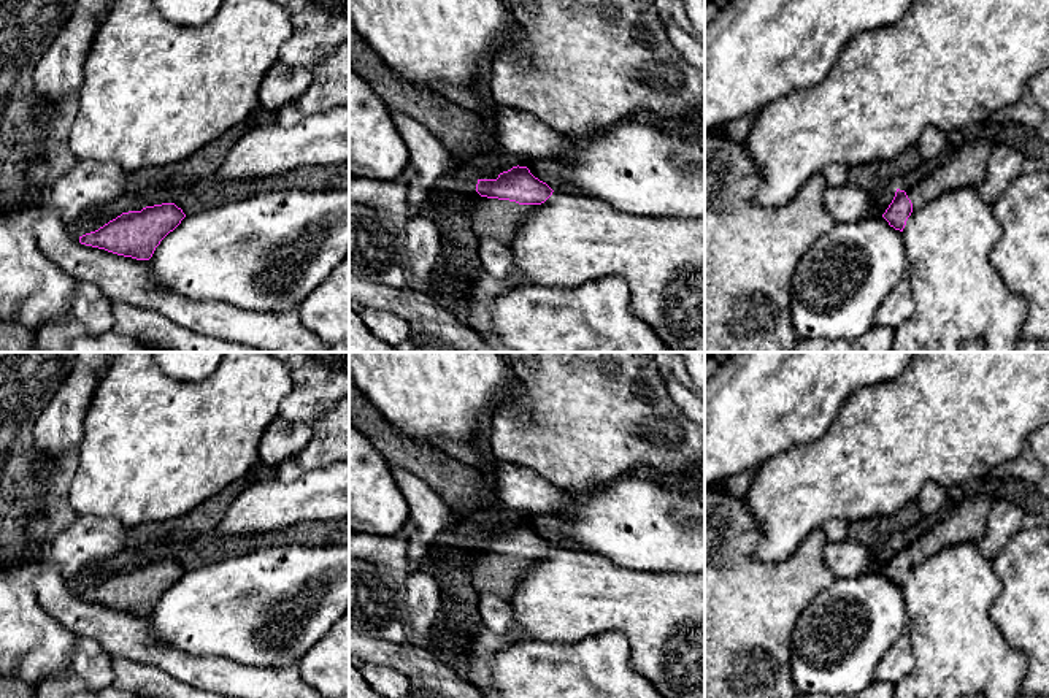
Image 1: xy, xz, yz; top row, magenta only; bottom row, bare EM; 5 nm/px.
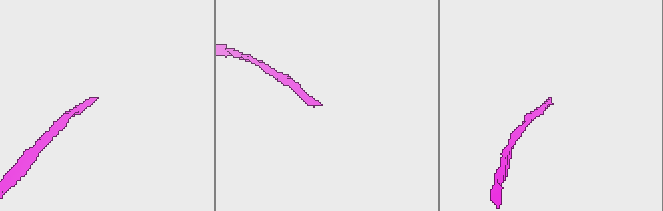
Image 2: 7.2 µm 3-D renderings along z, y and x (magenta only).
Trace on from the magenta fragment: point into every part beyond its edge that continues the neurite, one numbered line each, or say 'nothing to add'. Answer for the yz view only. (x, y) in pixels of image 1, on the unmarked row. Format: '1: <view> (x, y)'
1: yz (967, 522)

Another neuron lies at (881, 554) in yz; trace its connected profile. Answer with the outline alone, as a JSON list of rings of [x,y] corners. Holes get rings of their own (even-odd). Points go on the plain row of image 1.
[[[882,543],[871,549],[868,571],[879,573],[886,568],[895,552],[897,543]]]

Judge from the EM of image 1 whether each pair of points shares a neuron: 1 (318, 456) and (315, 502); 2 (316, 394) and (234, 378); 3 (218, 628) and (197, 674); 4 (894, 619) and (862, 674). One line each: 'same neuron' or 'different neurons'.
1: different neurons
2: different neurons
3: different neurons
4: same neuron

